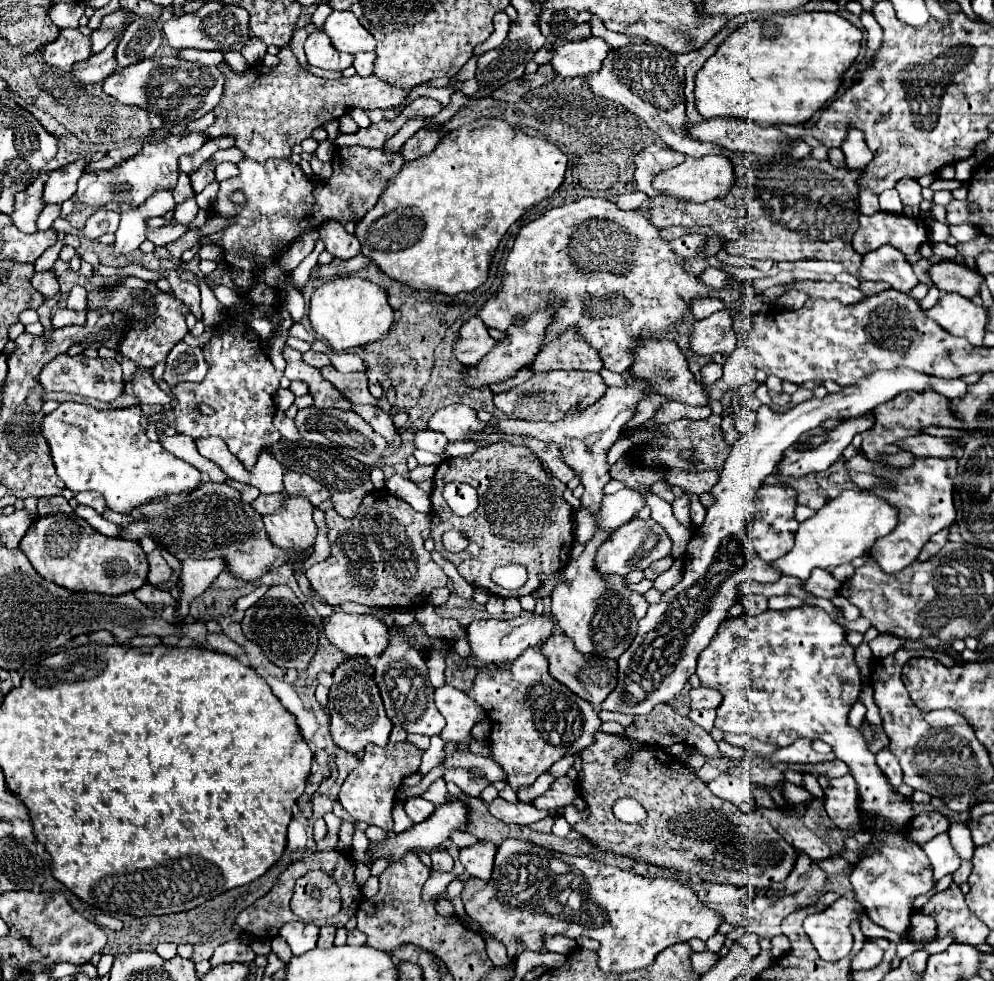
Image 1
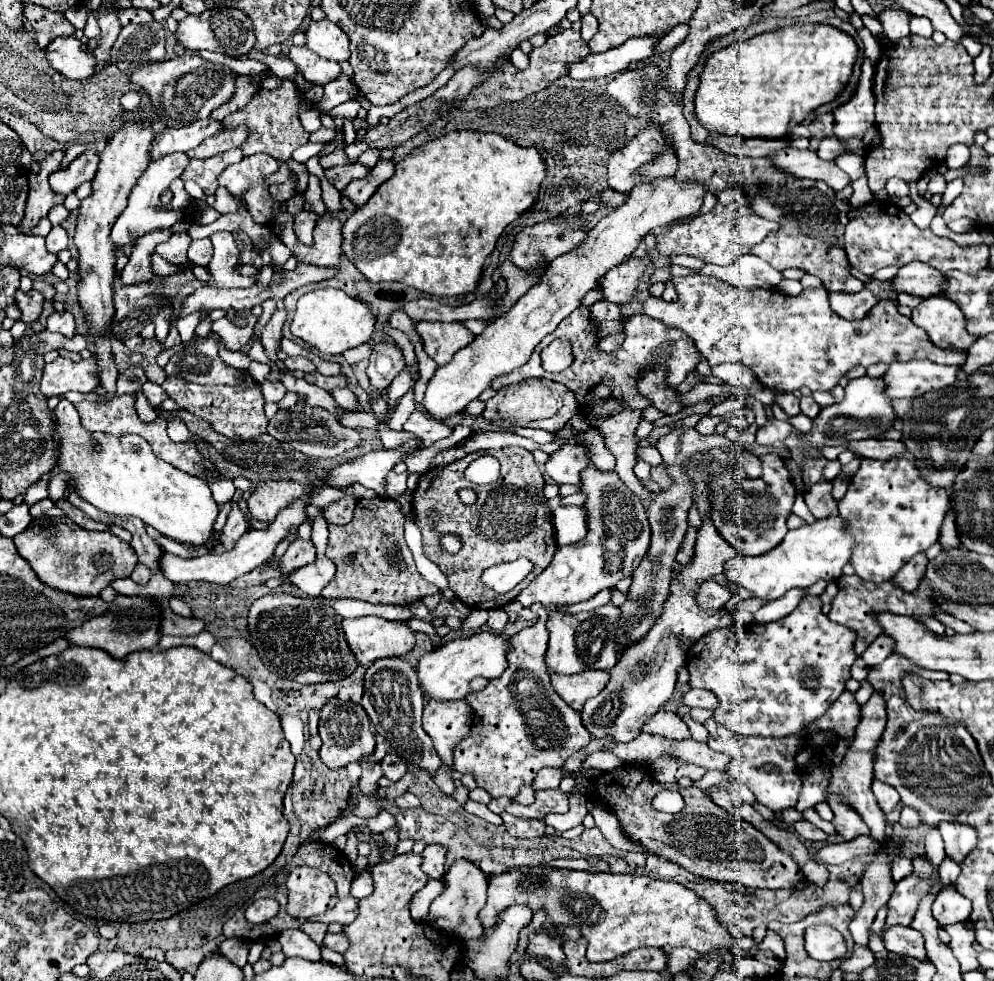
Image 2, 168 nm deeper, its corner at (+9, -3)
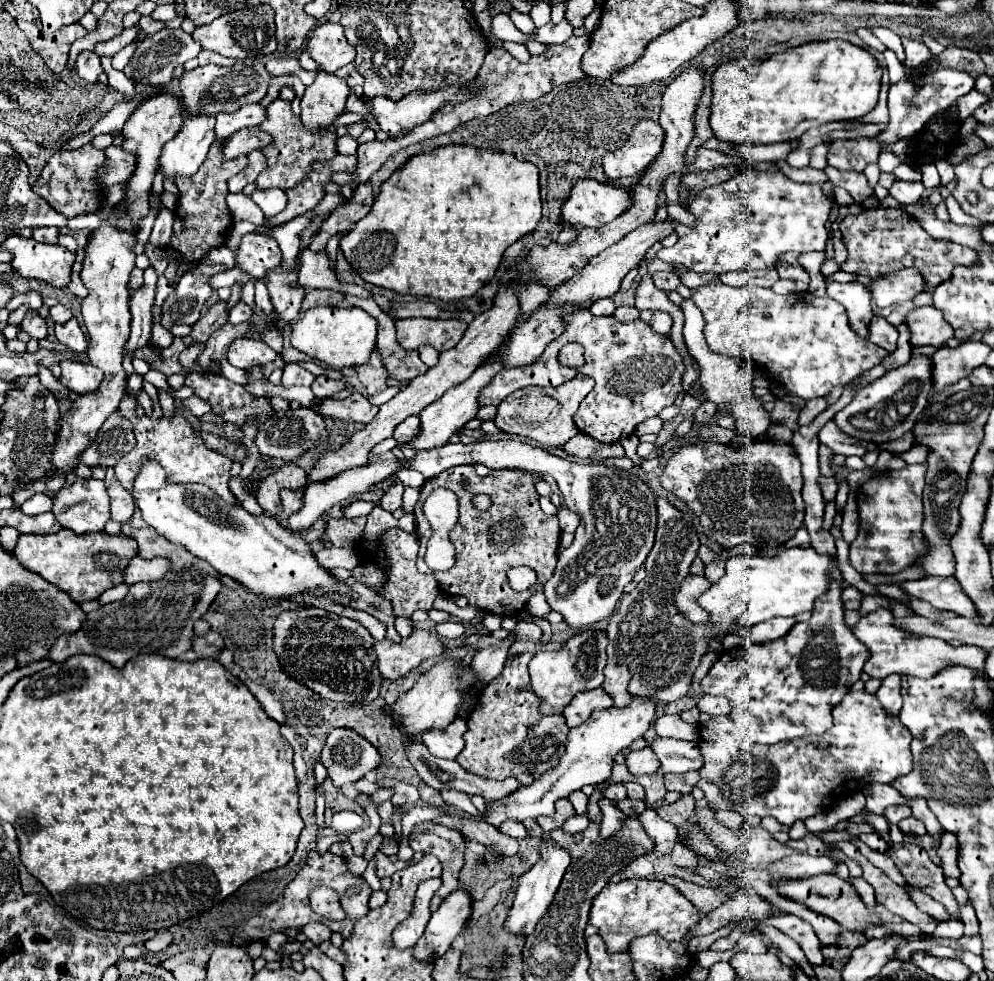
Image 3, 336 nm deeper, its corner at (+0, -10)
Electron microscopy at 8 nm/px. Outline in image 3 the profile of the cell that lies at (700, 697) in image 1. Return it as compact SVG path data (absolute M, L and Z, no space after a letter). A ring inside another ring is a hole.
M705 694L705 696L699 700L697 708L699 708L701 712L707 712L709 716L729 714L729 712L731 712L731 702L729 702L727 698L721 698L721 696L709 696L709 694Z

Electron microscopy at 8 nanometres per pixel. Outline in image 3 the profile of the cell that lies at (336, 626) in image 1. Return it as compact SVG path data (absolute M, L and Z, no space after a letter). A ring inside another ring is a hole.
M413 630L407 640L393 644L389 640L375 642L375 654L379 658L379 670L385 678L397 680L403 678L409 670L417 668L429 658L441 658L447 650L445 642L437 634L425 630Z

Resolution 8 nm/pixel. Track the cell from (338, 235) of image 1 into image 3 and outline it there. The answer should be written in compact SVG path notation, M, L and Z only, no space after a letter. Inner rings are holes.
M301 252L301 270L299 284L303 288L333 288L339 290L341 284L335 276L335 270L329 266L329 258L325 252Z

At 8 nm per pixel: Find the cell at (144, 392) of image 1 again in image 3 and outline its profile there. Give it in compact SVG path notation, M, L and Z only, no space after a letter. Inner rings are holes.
M193 396L193 398L189 398L189 400L183 400L181 404L183 404L183 408L185 408L185 410L193 412L193 414L195 414L195 416L199 416L199 418L211 410L211 408L209 408L209 404L207 404L205 400L197 398L197 396Z

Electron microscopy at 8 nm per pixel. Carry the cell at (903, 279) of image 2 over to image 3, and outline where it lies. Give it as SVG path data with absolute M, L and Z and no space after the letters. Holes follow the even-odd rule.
M913 268L893 270L881 278L875 278L869 286L869 292L879 308L887 308L893 304L913 300L915 294L923 290L925 290L925 282L921 274Z

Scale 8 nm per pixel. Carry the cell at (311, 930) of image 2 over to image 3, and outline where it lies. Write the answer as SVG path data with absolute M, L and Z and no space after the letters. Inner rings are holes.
M309 922L309 924L305 924L303 928L303 934L317 946L317 944L321 944L323 940L329 940L331 938L331 930L325 926L325 924L321 924L321 922Z

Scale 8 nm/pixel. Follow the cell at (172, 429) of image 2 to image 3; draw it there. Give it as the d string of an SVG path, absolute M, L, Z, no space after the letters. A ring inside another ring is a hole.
M157 390L157 394L159 394L159 404L163 408L165 418L171 418L173 412L175 412L175 400L173 400L173 396L167 390Z

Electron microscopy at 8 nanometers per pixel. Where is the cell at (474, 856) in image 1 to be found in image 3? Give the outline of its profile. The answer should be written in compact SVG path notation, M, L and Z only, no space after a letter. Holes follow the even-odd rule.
M465 890L453 892L443 904L431 914L429 924L423 936L415 942L413 954L419 962L435 962L447 952L453 938L465 930L465 924L471 916L471 900Z

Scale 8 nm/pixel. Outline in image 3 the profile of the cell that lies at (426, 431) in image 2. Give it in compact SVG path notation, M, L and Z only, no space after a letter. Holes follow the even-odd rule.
M409 416L405 418L401 424L395 426L395 432L393 432L393 438L403 444L405 440L411 440L413 436L419 434L419 416Z

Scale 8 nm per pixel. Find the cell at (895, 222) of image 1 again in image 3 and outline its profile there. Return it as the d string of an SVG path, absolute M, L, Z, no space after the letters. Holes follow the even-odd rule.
M882 208L862 210L855 216L849 214L839 224L839 230L847 246L847 260L841 264L841 270L869 278L877 278L895 268L917 268L925 280L925 288L935 288L949 278L955 266L973 266L977 258L967 246L931 238L907 212L895 214Z

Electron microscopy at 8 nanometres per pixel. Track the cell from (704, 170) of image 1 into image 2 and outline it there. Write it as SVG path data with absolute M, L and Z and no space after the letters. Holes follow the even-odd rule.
M656 179L656 183L638 183L624 205L608 213L596 227L588 231L588 239L572 253L556 257L540 275L540 281L532 285L504 315L490 321L482 335L478 335L468 347L456 351L452 361L438 367L428 383L422 407L434 417L450 417L476 399L482 391L492 385L492 379L508 375L510 371L522 367L536 345L552 333L562 319L566 319L578 305L580 299L596 287L598 279L606 275L608 269L630 257L640 239L648 235L650 229L676 221L680 217L690 217L698 213L704 201L704 183L672 179Z

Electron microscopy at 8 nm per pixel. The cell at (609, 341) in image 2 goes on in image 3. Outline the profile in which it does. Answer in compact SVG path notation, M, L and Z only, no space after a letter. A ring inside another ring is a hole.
M619 306L619 308L615 308L613 316L615 316L617 320L621 320L621 322L631 322L631 320L639 318L639 310L633 308L633 306Z

